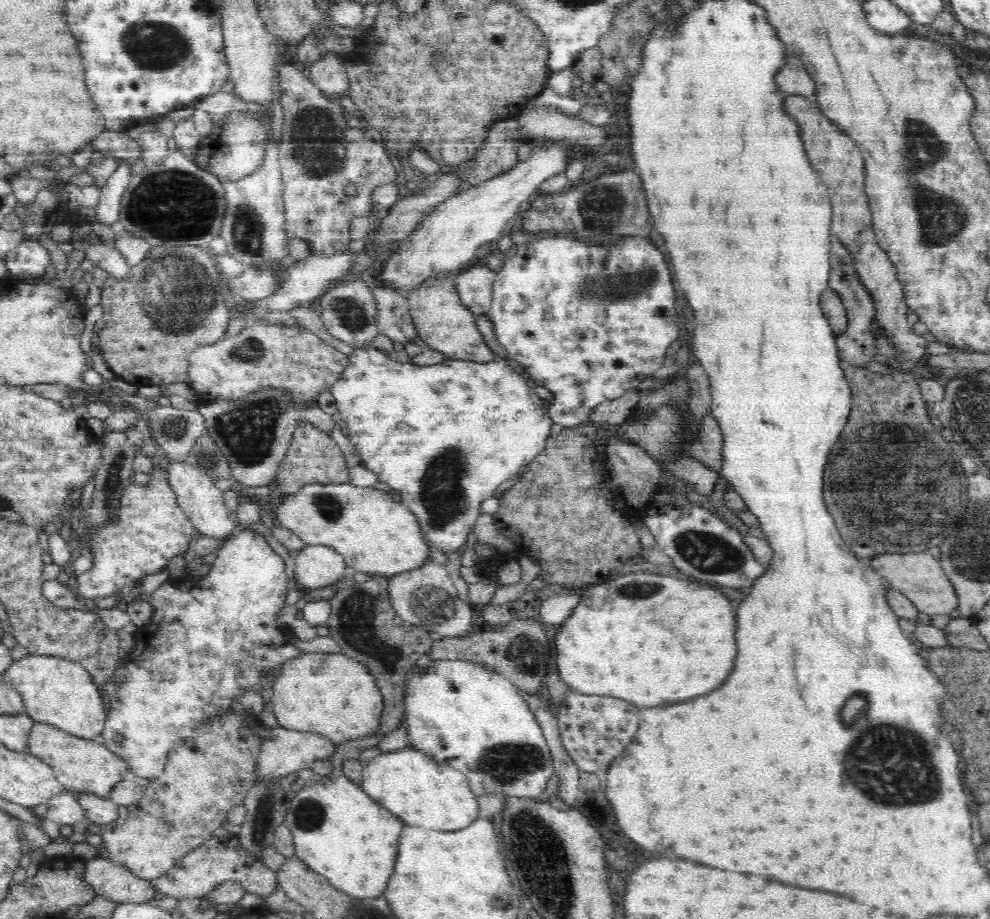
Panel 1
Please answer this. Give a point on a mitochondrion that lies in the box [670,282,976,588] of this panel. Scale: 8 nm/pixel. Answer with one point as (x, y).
(915, 481)

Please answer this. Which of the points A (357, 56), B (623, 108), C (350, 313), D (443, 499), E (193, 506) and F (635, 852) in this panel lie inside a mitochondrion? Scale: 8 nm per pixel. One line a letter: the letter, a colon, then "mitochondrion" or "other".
A: other
B: other
C: mitochondrion
D: mitochondrion
E: other
F: other

